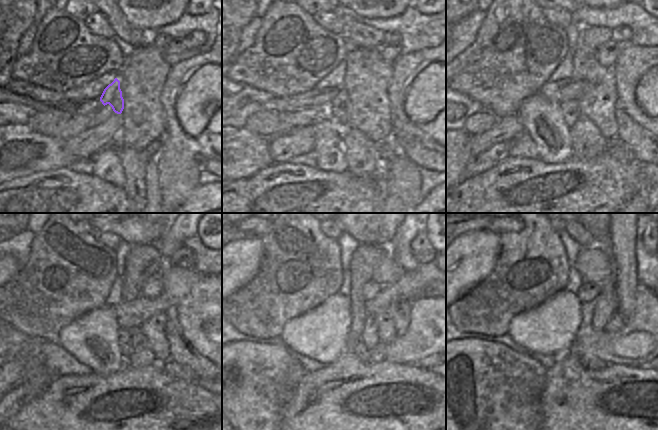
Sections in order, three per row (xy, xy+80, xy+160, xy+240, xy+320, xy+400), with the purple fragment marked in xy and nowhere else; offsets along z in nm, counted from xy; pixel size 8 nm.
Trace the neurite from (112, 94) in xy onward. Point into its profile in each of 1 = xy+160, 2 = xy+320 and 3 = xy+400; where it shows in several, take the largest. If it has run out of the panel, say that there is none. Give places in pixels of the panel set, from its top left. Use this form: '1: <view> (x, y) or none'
1: xy+160 (570, 110)
2: xy+320 (359, 317)
3: xy+400 (589, 362)

